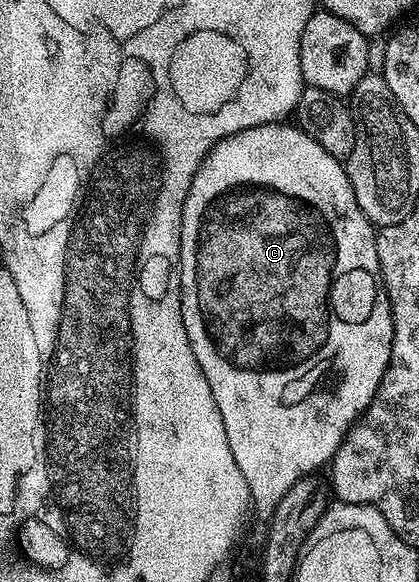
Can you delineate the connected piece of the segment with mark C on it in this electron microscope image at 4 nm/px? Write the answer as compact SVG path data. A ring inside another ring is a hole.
M272 122L270 126L247 128L243 132L235 132L231 136L219 140L202 159L201 166L198 167L191 180L185 202L181 206L181 315L183 316L183 328L187 328L187 340L191 344L191 352L195 356L203 376L207 376L207 388L211 388L211 396L215 396L215 404L219 408L219 416L223 420L223 428L227 432L227 444L231 448L231 456L235 456L235 464L239 464L239 472L243 472L243 480L247 480L252 507L265 510L265 512L272 512L277 507L277 502L283 500L283 496L287 496L287 492L300 478L308 477L312 472L318 471L315 469L319 466L328 467L332 463L335 452L340 448L341 441L345 438L346 431L366 409L381 383L383 372L389 366L391 344L393 343L393 318L389 312L389 300L382 296L383 290L379 285L381 269L377 256L375 227L355 200L355 192L351 188L351 180L347 176L342 159L323 152L323 148L319 148L319 144L315 144L315 140L311 140L311 136L304 134L300 126L296 124L285 125L289 124Z

